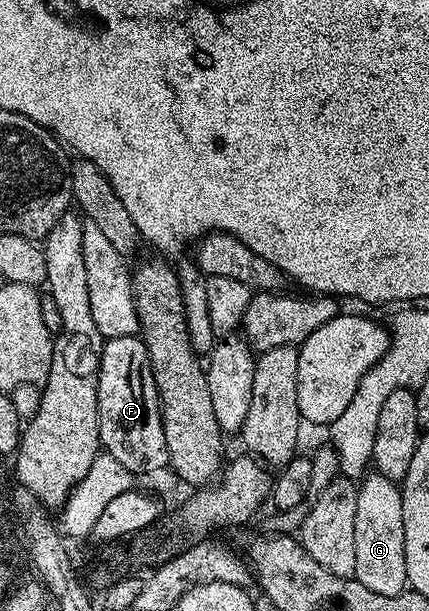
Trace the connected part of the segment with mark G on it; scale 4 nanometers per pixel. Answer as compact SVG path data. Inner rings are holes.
M376 471L367 472L358 485L356 499L356 571L353 580L376 595L400 595L407 592L404 563L404 507L402 490Z

